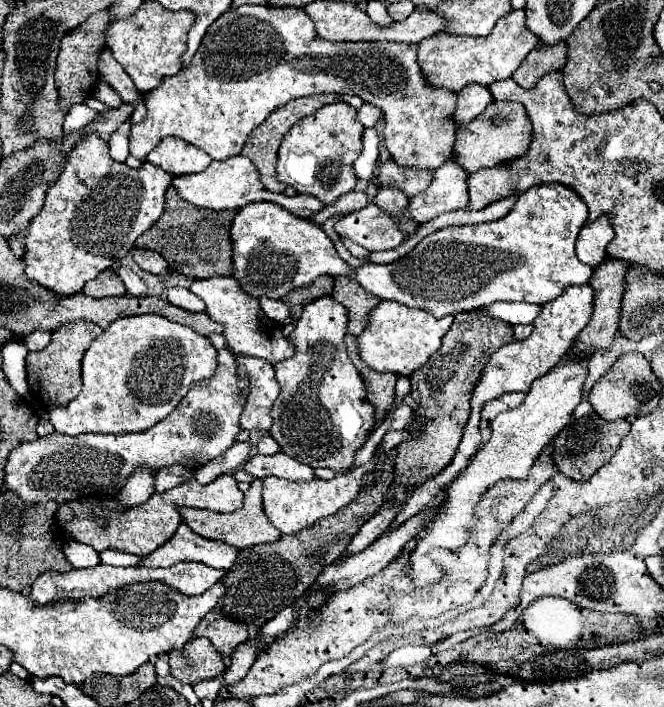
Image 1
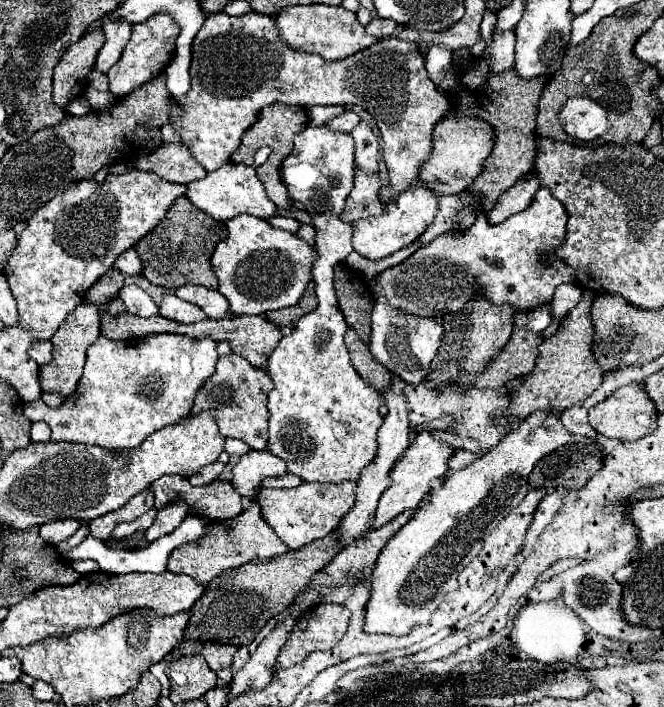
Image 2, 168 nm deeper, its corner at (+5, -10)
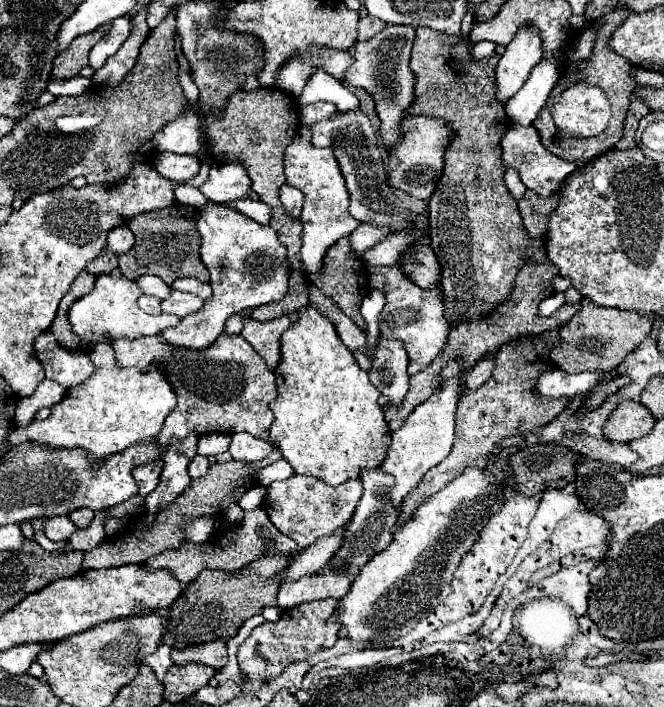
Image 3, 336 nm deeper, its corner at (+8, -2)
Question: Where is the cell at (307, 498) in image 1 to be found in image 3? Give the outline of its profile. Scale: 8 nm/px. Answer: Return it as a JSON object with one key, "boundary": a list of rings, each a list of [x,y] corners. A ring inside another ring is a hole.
{"boundary":[[[294,474],[284,482],[272,482],[268,486],[268,492],[262,500],[262,508],[282,534],[290,536],[300,548],[304,548],[314,544],[320,536],[328,536],[336,528],[348,524],[360,496],[362,496],[362,484],[358,478],[348,480],[346,484],[334,488],[312,476]]]}

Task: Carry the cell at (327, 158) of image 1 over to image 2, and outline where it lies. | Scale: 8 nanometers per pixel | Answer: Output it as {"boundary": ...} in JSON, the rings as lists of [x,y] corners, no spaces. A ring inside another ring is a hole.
{"boundary":[[[307,126],[301,134],[295,136],[293,152],[283,160],[281,164],[281,180],[289,190],[289,196],[301,204],[305,204],[307,214],[311,216],[313,228],[315,228],[315,252],[317,260],[311,266],[311,276],[315,282],[315,294],[317,294],[317,308],[301,316],[297,326],[289,336],[285,336],[279,346],[273,350],[267,372],[271,380],[275,382],[275,388],[269,394],[269,446],[267,450],[287,462],[287,470],[295,476],[299,476],[305,482],[323,482],[323,484],[341,484],[341,482],[357,482],[359,470],[369,466],[377,456],[377,430],[381,426],[381,394],[363,382],[363,378],[357,374],[349,360],[347,346],[343,342],[343,336],[347,332],[345,318],[335,302],[335,288],[333,288],[333,266],[347,258],[347,254],[353,250],[351,236],[353,236],[353,224],[347,224],[341,220],[341,212],[345,208],[345,200],[353,188],[353,140],[349,134],[331,132],[325,126],[313,128]]]}

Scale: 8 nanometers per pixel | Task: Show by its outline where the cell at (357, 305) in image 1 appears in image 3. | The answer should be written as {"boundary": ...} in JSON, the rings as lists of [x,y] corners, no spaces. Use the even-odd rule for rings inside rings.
{"boundary":[[[342,238],[338,240],[330,250],[328,254],[324,256],[324,268],[322,272],[314,278],[314,284],[324,292],[328,294],[340,308],[346,316],[350,316],[362,330],[366,326],[366,322],[362,320],[362,314],[360,314],[360,304],[364,300],[364,296],[368,296],[370,292],[370,282],[368,282],[368,270],[366,270],[366,264],[354,256],[350,244],[348,244],[348,238]]]}

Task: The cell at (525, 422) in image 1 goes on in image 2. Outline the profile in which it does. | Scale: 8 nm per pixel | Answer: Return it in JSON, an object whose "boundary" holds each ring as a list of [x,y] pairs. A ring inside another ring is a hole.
{"boundary":[[[535,412],[471,466],[447,476],[441,488],[431,492],[425,504],[413,512],[407,526],[385,544],[375,568],[365,576],[365,584],[371,588],[371,598],[365,608],[363,630],[367,634],[405,636],[413,626],[427,624],[445,594],[459,586],[459,572],[483,548],[485,536],[489,536],[491,530],[495,530],[525,498],[531,488],[527,476],[535,462],[561,446],[573,446],[579,442],[585,442],[583,448],[587,448],[587,452],[595,452],[591,450],[591,440],[575,440],[575,436],[563,428],[559,414]]]}

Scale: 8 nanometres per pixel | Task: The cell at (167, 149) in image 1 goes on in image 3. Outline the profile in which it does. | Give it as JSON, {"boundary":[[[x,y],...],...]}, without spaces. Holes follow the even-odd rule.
{"boundary":[[[162,152],[154,158],[156,170],[170,180],[188,180],[200,172],[200,160],[196,156],[176,156]]]}

